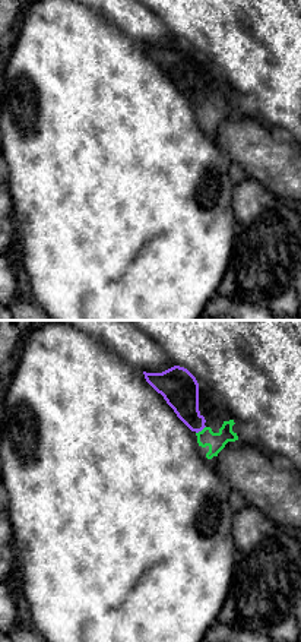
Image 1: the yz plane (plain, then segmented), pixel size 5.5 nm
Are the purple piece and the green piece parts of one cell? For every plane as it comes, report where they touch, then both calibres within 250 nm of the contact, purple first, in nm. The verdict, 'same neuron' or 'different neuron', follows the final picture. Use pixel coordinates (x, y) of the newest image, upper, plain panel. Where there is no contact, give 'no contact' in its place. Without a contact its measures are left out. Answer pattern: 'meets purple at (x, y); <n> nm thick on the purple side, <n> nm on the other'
meets purple at (200, 103); 200 nm thick on the purple side, 100 nm on the other

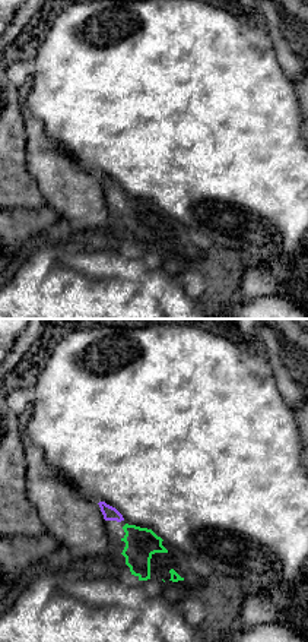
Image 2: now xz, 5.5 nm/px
no contact

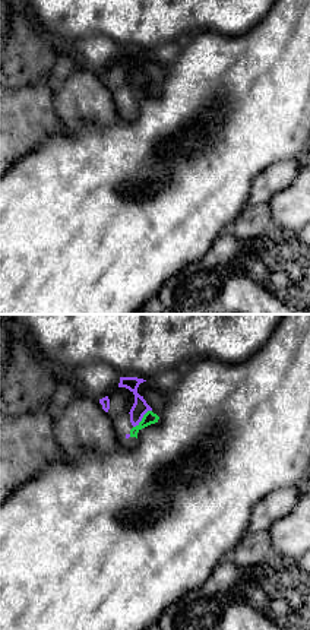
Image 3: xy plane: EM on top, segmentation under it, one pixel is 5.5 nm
meets purple at (142, 89); 90 nm thick on the purple side, 70 nm on the other

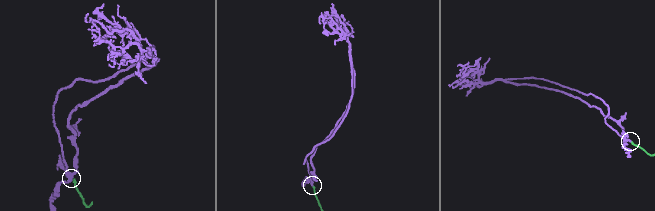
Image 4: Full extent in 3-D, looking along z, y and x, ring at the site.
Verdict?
same neuron

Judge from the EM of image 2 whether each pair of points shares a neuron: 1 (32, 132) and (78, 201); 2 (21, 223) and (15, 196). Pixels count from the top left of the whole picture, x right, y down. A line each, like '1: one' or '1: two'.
1: one
2: two

